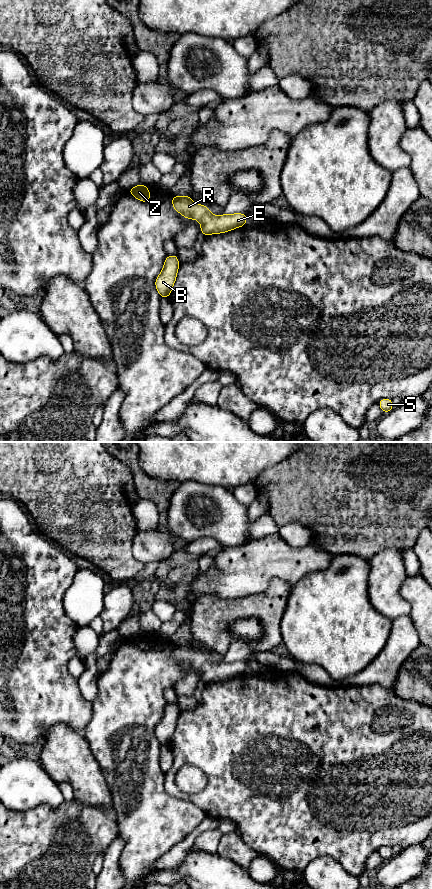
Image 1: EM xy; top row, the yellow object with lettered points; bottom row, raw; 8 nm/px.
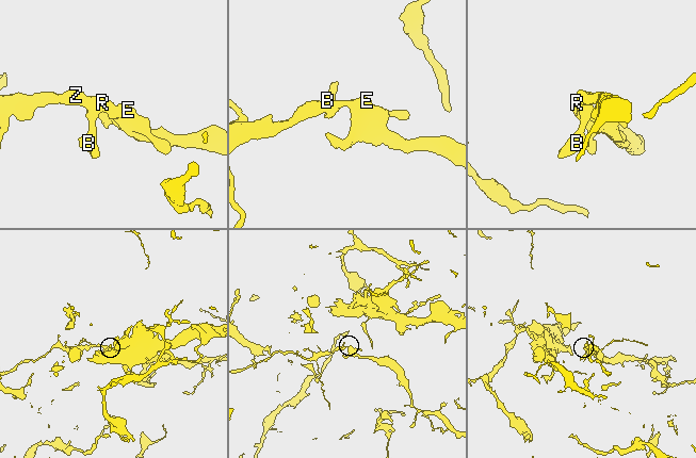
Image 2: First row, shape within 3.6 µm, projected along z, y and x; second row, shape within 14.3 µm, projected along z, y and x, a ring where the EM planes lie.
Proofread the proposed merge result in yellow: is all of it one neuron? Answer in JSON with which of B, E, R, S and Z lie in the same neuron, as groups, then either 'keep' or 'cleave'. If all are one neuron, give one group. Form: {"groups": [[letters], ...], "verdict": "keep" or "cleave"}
{"groups": [["B", "R", "S", "Z"], ["E"]], "verdict": "cleave"}

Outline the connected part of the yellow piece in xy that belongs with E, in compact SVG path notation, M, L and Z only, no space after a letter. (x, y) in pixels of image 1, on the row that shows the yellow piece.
M201 205L201 207L202 217L198 221L201 223L200 232L205 236L225 233L246 226L247 215L244 213L214 216L207 206Z

